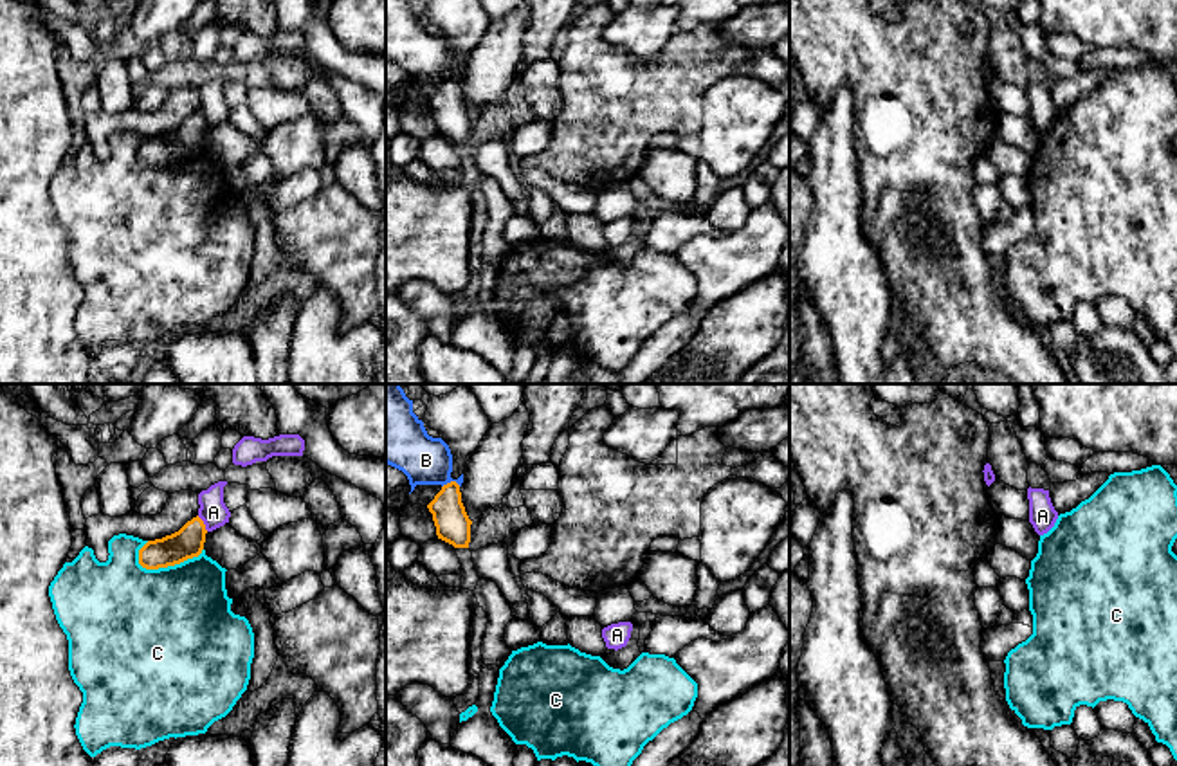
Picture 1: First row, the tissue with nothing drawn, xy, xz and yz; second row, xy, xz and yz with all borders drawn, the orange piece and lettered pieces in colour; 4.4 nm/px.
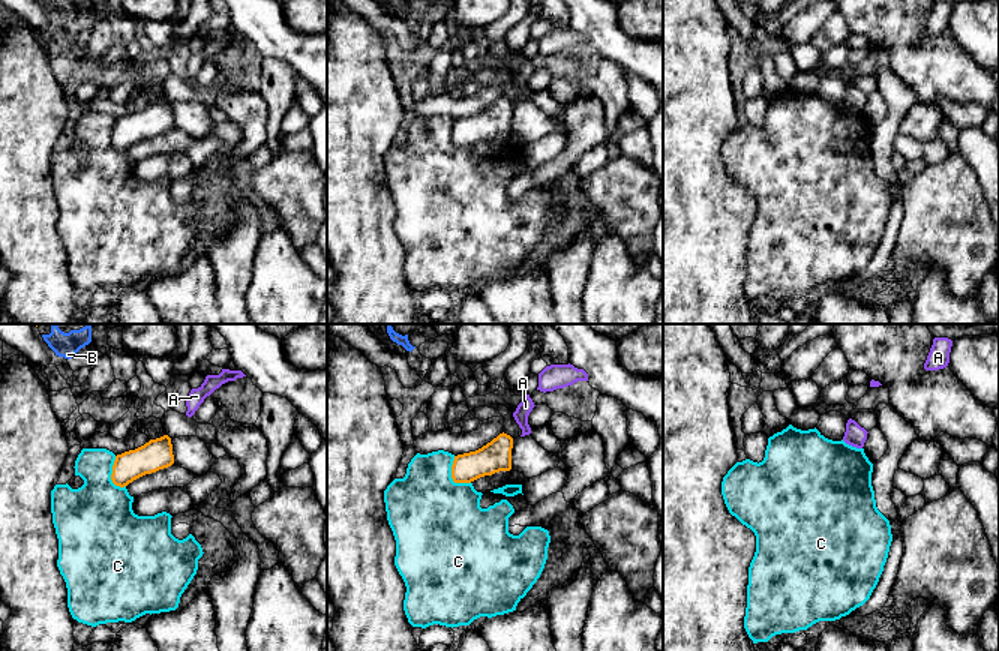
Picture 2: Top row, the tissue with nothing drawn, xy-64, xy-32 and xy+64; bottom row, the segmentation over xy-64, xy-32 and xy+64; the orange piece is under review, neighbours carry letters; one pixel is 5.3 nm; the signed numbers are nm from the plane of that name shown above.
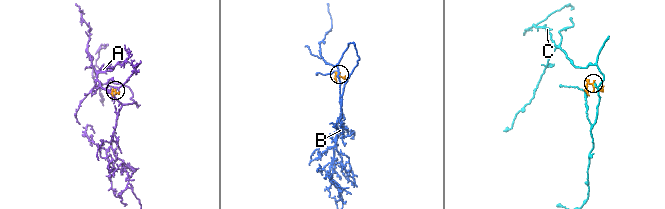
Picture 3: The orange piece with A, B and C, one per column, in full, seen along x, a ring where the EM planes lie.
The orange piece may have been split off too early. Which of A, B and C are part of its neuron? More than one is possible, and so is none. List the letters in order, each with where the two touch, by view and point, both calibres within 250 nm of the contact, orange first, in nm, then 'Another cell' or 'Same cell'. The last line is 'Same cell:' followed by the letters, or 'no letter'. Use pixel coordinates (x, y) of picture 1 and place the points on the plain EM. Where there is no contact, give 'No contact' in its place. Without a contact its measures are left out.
A: Touches orange at xy (202, 119). Thickness 140 nm (orange) against 120 nm. Another cell
B: Touches orange at xz (451, 78). Thickness 160 nm (orange) against 220 nm. Another cell
C: Touches orange at xy (170, 161). Thickness 140 nm (orange) against 480 nm. Another cell
Same cell: no letter

